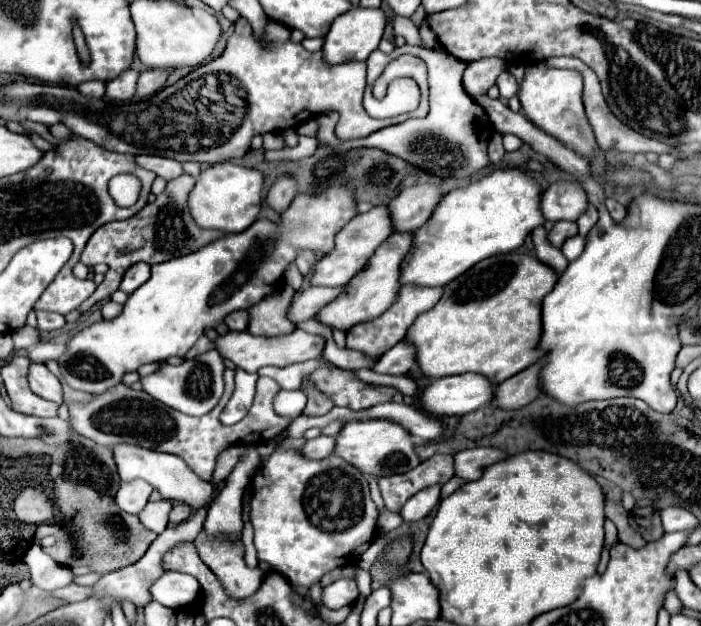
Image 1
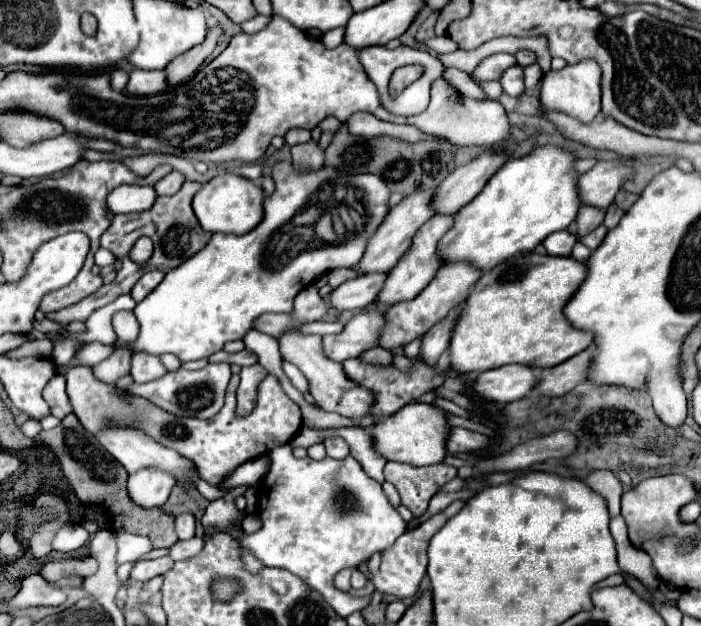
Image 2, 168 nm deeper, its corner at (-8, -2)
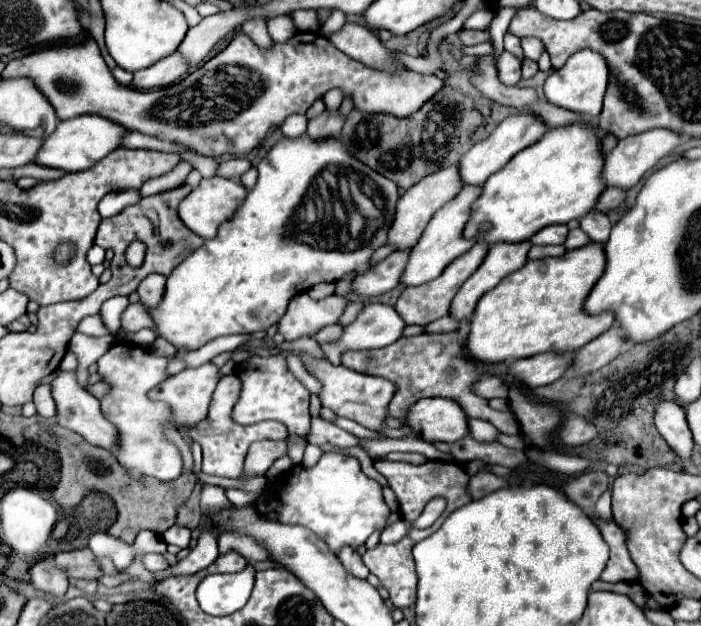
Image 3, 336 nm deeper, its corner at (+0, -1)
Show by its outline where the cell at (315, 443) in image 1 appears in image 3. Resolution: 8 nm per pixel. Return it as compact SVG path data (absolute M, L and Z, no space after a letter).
M314 417L312 419L312 431L308 433L308 443L316 443L316 445L330 443L330 445L336 445L340 449L346 449L346 447L358 445L358 439L354 435L338 429L336 425L324 421L322 417Z

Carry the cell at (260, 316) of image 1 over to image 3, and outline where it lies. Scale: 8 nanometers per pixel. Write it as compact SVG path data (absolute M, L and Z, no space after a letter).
M298 353L302 365L306 367L306 371L316 377L320 383L322 383L322 389L320 389L320 403L322 407L328 407L332 409L338 417L346 417L346 419L352 419L372 431L378 431L384 427L384 419L386 419L386 405L388 405L388 399L392 399L392 393L394 393L394 385L386 379L380 379L380 377L372 377L372 375L360 375L344 365L332 365L328 359L318 359L318 357L312 357L308 353Z

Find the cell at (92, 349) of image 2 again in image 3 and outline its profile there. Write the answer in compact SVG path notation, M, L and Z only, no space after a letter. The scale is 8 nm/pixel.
M116 343L108 353L98 359L98 373L106 383L112 385L108 395L102 399L104 415L118 427L120 433L120 453L118 463L134 481L144 477L154 477L158 481L172 481L182 473L180 451L164 437L162 427L174 425L170 409L164 403L154 403L148 399L146 391L164 381L166 375L166 357L156 357L150 349L142 347L120 347L134 343Z

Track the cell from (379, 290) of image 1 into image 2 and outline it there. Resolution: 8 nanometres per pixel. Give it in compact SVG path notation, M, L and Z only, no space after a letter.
M436 214L434 218L430 218L420 230L418 234L414 236L414 242L410 246L410 250L402 256L402 260L390 270L388 274L388 280L378 296L380 302L386 302L386 304L396 304L396 302L402 302L402 300L412 300L416 298L416 294L420 294L424 290L424 286L428 286L428 282L436 276L436 272L444 266L444 262L440 262L440 256L436 256L436 246L440 242L440 238L452 228L452 218L456 214Z

